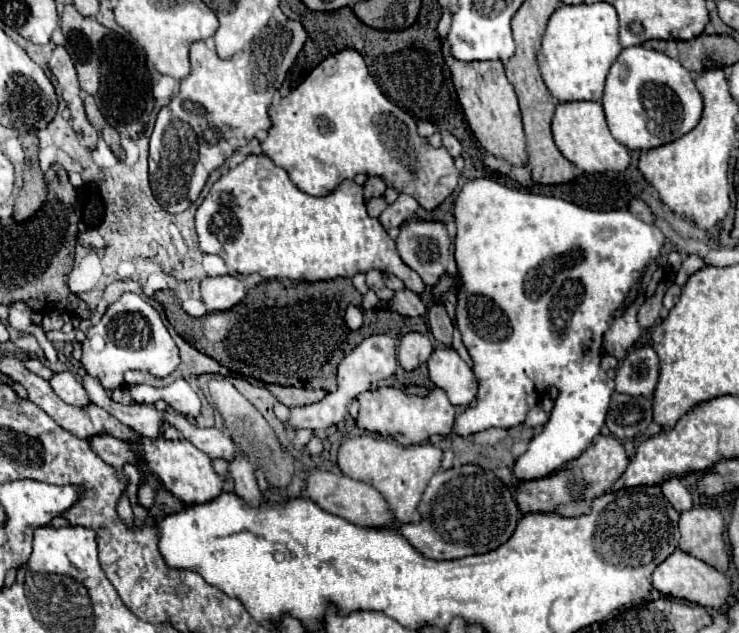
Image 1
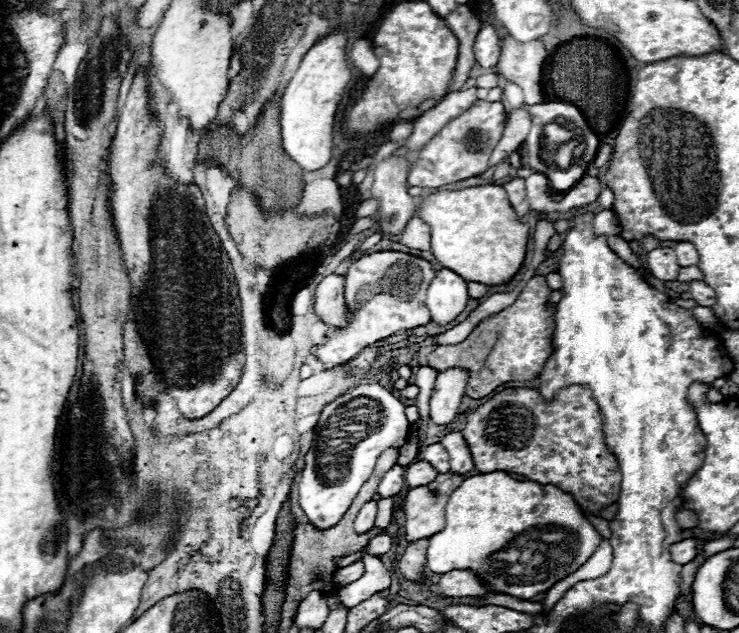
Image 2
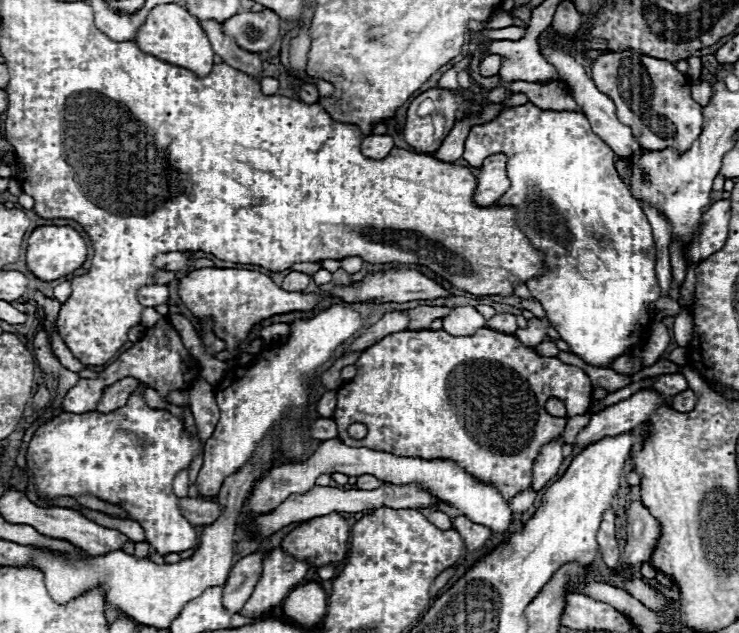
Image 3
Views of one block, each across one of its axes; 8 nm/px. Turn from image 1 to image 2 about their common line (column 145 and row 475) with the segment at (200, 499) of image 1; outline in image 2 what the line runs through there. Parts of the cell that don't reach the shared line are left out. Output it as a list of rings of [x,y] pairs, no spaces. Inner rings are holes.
[[[438,474],[426,486],[412,488],[406,496],[402,538],[410,544],[420,538],[430,538],[444,528],[444,508],[448,496],[462,484],[462,474]]]

